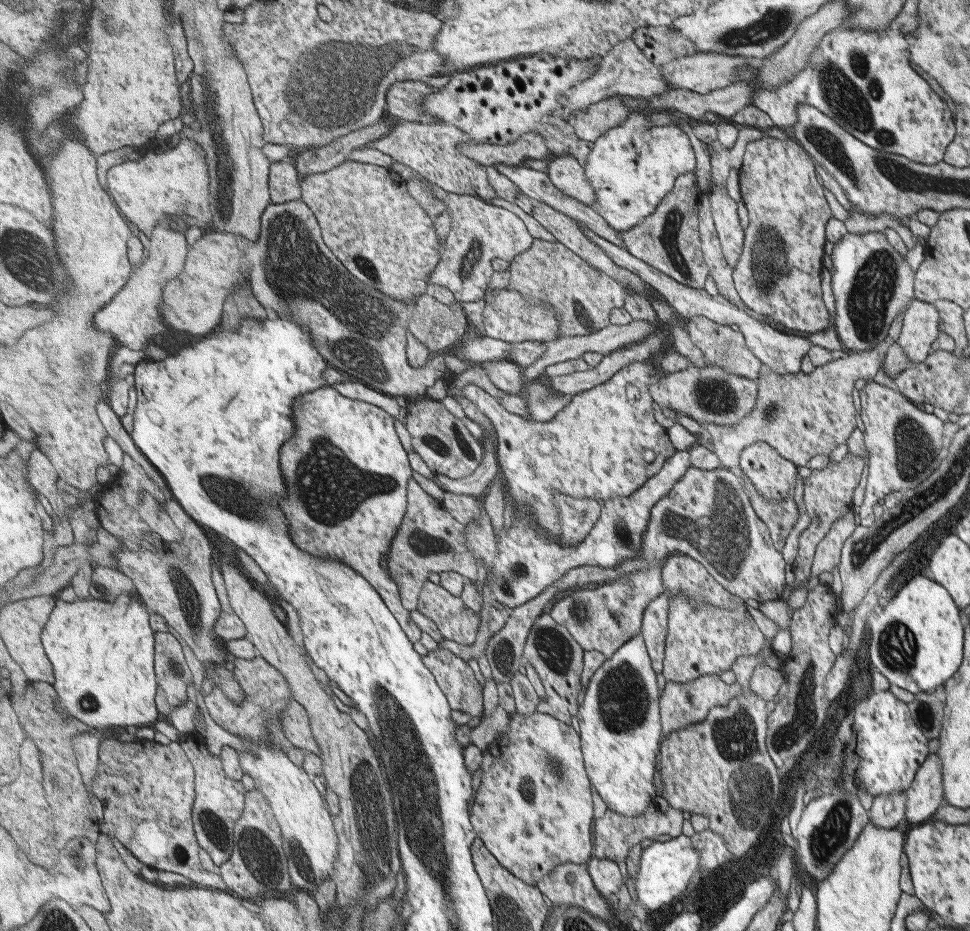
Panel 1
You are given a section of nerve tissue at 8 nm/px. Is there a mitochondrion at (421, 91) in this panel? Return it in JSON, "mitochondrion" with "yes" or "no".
{"mitochondrion":"no"}

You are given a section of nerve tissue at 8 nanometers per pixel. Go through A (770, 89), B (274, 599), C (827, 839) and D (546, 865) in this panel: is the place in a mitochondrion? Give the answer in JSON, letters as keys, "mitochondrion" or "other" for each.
{"A":"other","B":"other","C":"mitochondrion","D":"other"}

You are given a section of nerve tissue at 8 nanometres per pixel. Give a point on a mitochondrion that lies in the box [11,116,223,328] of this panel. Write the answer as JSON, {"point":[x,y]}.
{"point":[35,273]}

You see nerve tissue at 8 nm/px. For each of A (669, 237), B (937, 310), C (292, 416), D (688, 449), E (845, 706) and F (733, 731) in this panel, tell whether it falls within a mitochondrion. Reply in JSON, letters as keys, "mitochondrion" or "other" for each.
{"A":"mitochondrion","B":"other","C":"other","D":"other","E":"other","F":"mitochondrion"}

